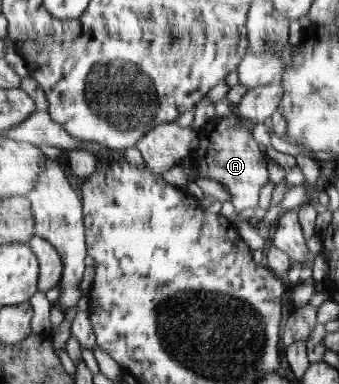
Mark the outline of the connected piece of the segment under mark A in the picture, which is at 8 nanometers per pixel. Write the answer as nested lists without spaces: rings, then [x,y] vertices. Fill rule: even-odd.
[[[230,110],[227,116],[215,116],[200,130],[200,135],[200,144],[188,155],[193,167],[193,177],[188,181],[212,179],[224,185],[237,214],[245,215],[258,209],[261,187],[268,182],[269,165],[253,137],[251,125]]]

